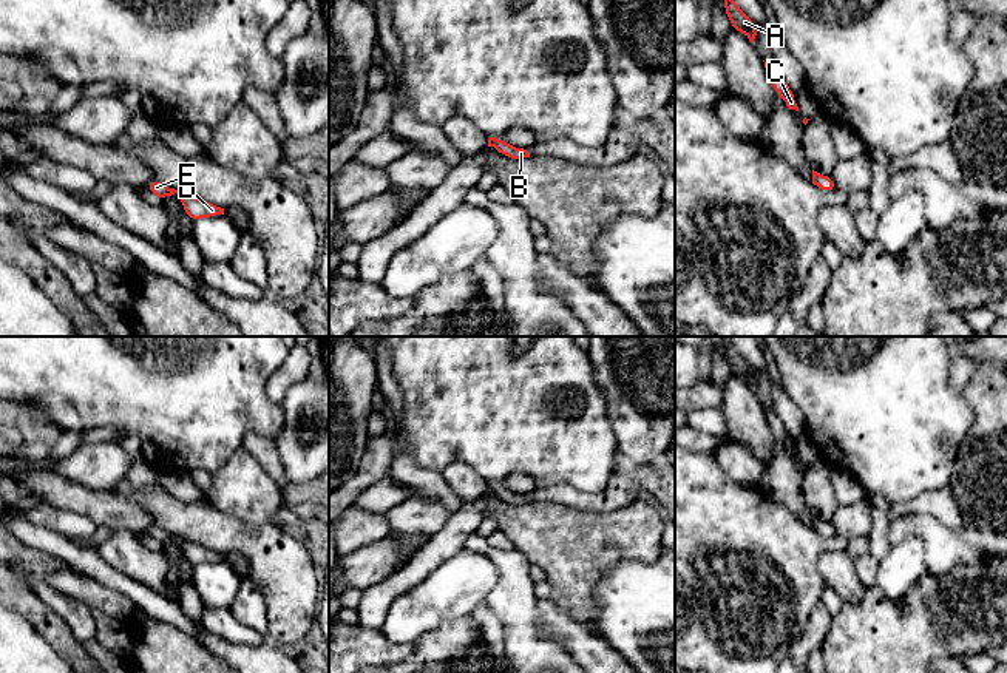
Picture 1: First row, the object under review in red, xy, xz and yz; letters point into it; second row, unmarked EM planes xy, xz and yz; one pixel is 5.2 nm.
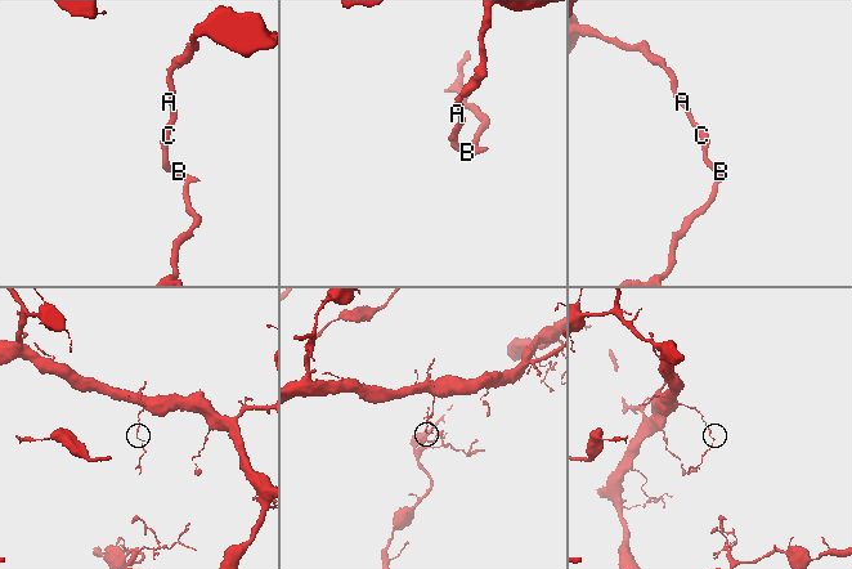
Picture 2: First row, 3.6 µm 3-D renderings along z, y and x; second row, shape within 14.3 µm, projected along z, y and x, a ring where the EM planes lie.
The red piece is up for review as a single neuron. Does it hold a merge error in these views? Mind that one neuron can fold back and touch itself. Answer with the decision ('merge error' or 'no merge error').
no merge error

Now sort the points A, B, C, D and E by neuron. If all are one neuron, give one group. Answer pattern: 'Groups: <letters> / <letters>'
Groups: A B C D E

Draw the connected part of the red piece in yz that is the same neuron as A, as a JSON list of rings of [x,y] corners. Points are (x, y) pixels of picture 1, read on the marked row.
[[[724,0],[724,12],[731,20],[732,29],[743,32],[749,42],[752,43],[757,31],[755,23],[751,20],[749,15],[746,15],[734,0]]]

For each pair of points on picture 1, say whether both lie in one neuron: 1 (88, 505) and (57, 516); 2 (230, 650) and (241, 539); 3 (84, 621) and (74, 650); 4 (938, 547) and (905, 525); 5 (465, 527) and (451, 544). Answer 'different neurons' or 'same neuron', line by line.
1: different neurons
2: different neurons
3: different neurons
4: same neuron
5: same neuron

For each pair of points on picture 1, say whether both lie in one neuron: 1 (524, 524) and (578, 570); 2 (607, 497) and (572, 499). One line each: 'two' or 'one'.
1: one
2: one

